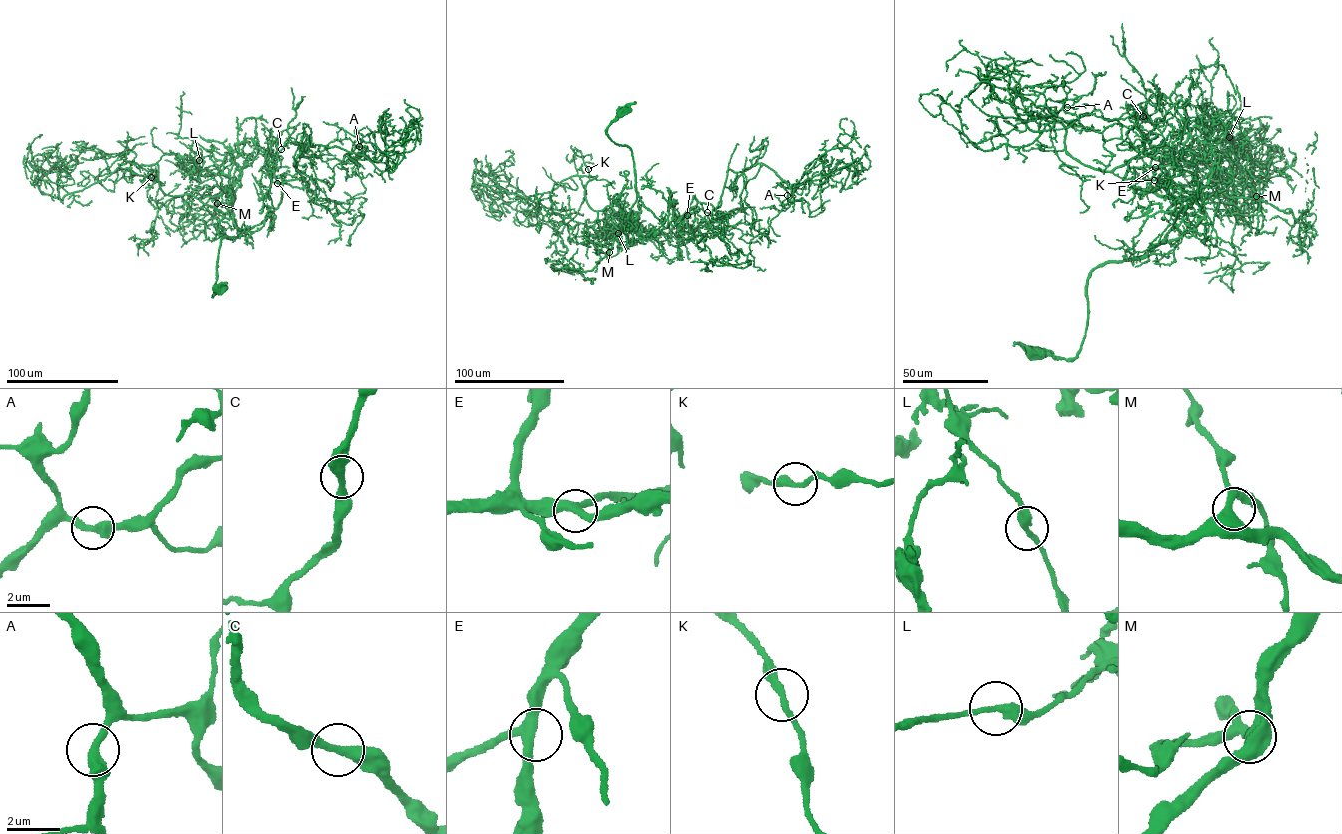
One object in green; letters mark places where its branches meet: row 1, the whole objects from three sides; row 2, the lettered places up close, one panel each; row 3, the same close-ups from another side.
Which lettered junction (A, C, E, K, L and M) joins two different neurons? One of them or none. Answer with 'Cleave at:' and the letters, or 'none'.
Cleave at: L

